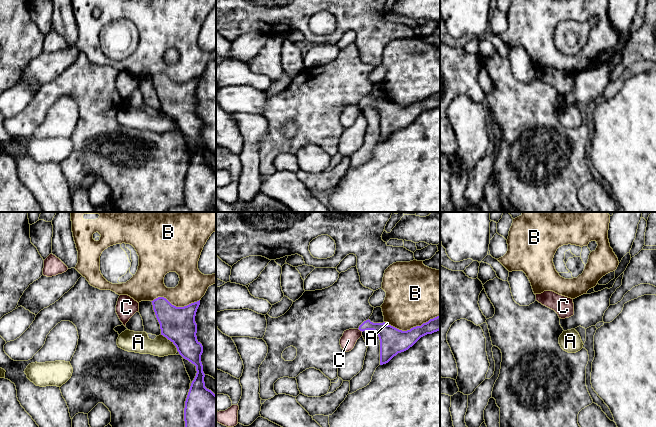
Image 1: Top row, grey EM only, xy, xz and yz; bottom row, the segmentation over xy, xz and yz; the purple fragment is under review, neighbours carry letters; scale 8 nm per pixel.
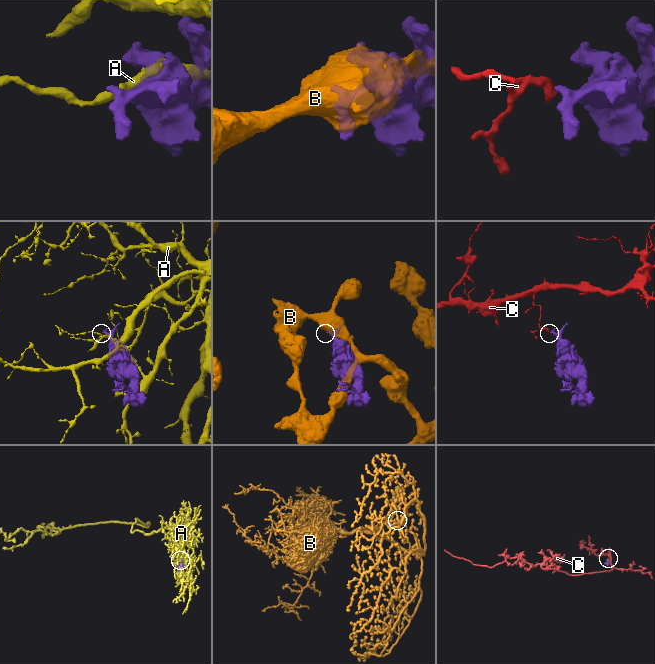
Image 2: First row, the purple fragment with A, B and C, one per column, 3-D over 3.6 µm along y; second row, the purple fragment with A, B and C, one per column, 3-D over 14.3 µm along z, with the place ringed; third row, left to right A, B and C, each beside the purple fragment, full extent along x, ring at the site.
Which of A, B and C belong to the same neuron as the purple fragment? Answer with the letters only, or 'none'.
none

